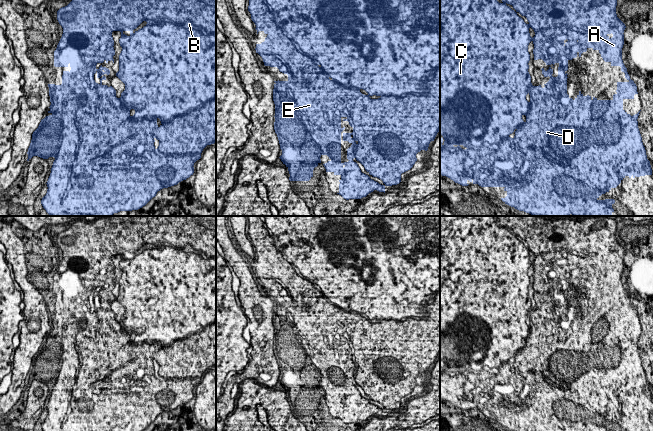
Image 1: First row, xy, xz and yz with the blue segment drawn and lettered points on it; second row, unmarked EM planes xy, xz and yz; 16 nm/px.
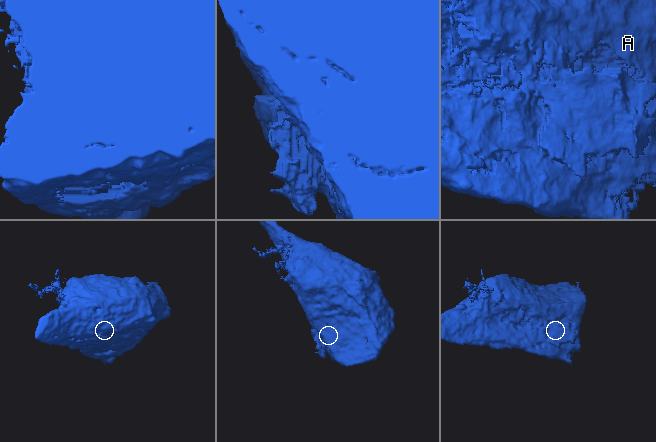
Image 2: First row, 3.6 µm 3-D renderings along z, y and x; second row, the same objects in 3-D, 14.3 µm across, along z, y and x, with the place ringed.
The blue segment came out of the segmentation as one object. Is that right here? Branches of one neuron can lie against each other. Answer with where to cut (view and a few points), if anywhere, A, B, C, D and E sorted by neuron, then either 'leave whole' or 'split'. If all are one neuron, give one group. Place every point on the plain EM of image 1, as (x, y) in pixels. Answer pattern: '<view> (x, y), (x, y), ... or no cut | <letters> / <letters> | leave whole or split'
no cut | A B C D E | leave whole

